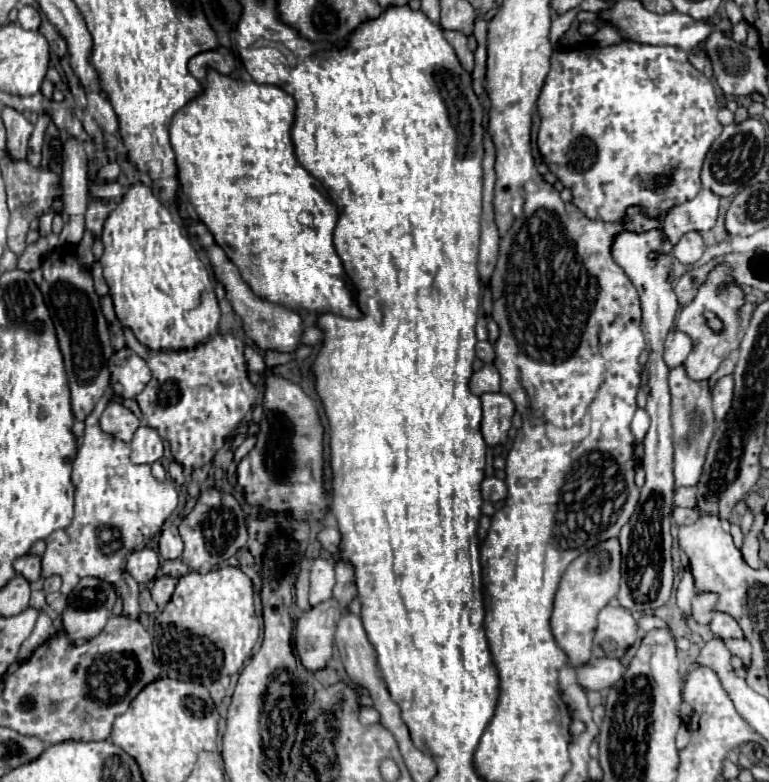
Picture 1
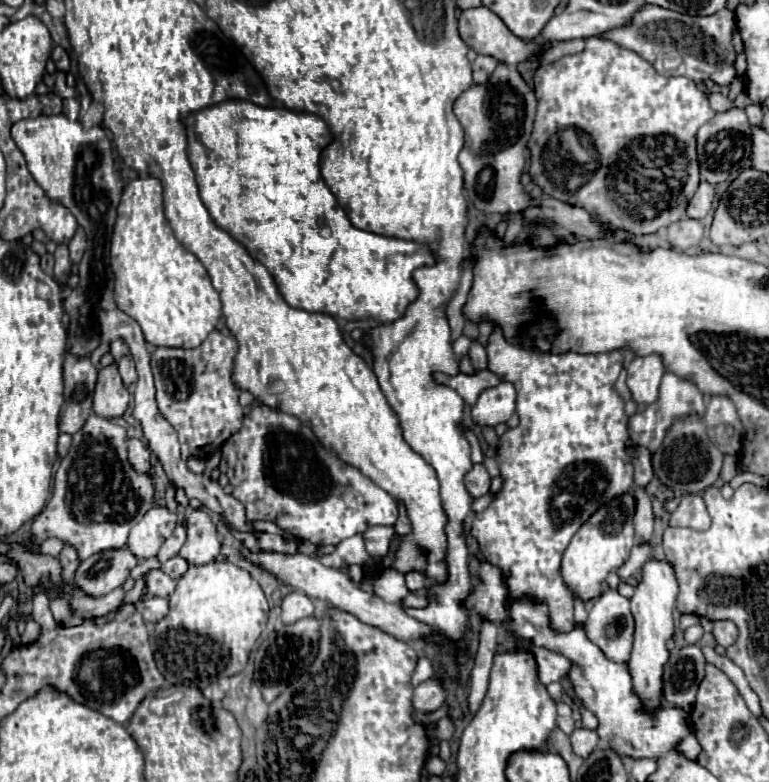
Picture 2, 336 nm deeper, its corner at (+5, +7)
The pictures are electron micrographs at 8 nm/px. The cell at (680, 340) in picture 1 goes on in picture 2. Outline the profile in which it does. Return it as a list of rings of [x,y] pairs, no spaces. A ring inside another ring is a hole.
[[[660,355],[634,357],[626,371],[628,371],[626,385],[632,393],[632,399],[638,405],[654,403],[654,399],[658,399],[660,379],[664,375],[664,363],[662,363]]]

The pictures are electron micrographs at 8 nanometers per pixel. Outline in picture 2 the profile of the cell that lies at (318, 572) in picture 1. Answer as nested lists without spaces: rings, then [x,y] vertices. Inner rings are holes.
[[[292,591],[282,601],[282,623],[284,625],[296,623],[296,621],[300,621],[304,617],[310,617],[312,613],[314,613],[314,607],[312,607],[310,597],[306,597],[300,591]]]

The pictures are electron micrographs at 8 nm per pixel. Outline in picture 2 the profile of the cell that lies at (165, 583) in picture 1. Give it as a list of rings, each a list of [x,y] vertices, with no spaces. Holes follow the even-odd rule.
[[[152,569],[146,575],[146,591],[148,595],[156,595],[156,597],[170,597],[176,589],[176,581],[170,579],[164,571],[160,569]]]

